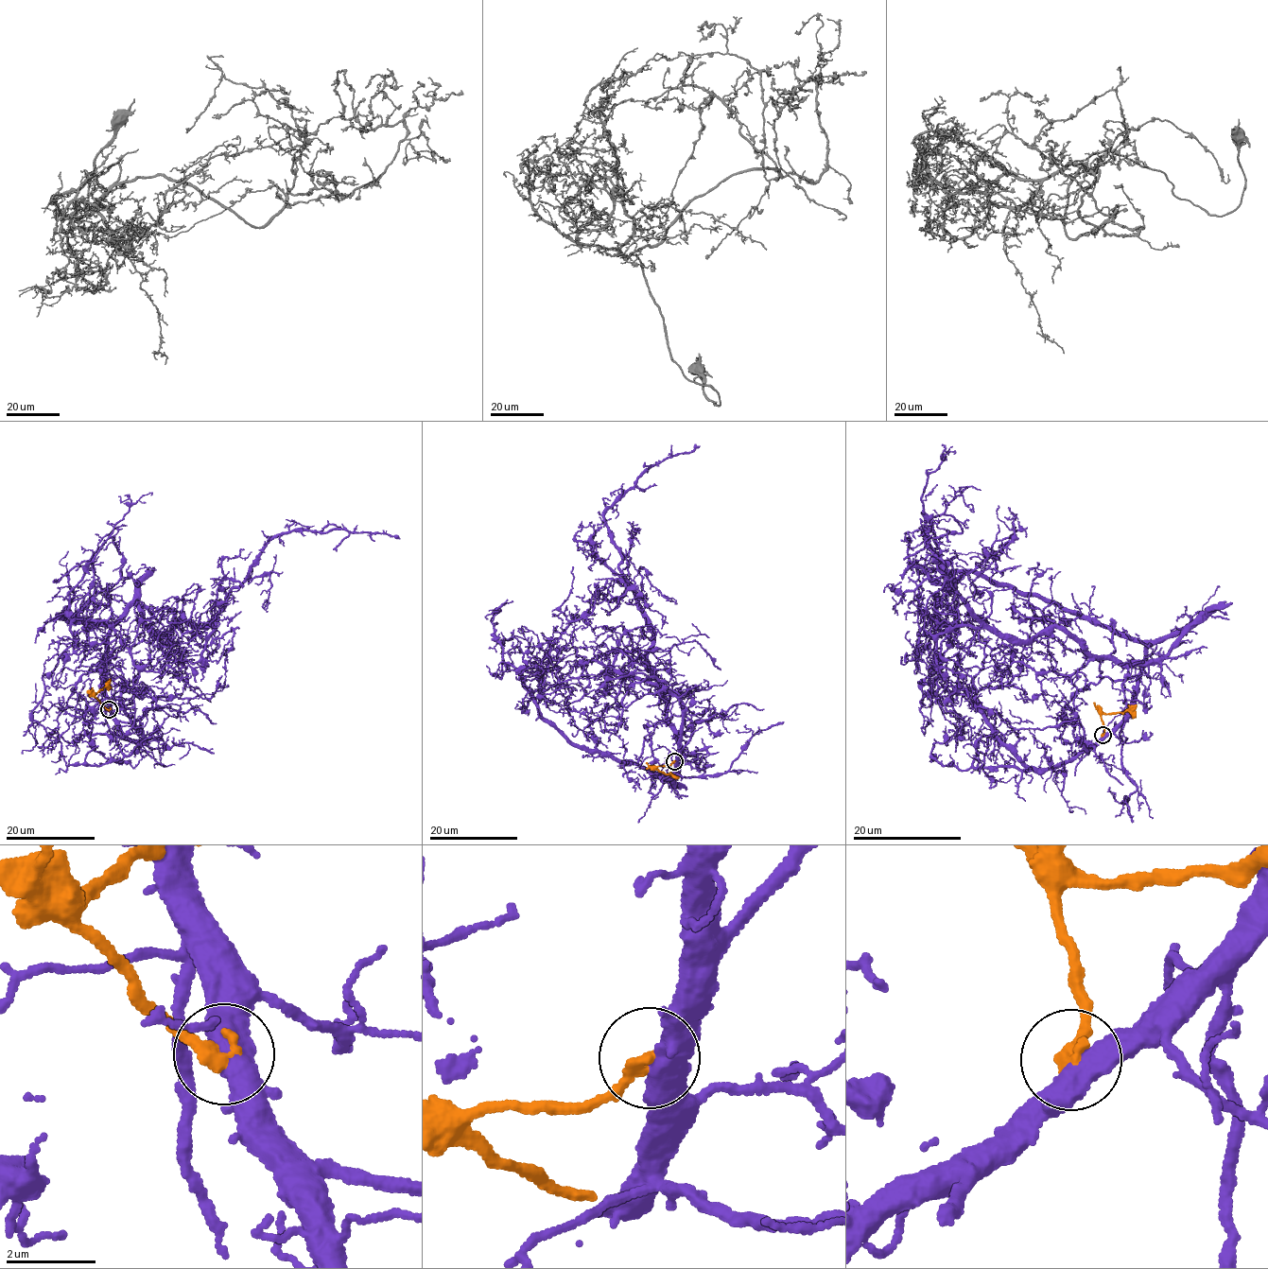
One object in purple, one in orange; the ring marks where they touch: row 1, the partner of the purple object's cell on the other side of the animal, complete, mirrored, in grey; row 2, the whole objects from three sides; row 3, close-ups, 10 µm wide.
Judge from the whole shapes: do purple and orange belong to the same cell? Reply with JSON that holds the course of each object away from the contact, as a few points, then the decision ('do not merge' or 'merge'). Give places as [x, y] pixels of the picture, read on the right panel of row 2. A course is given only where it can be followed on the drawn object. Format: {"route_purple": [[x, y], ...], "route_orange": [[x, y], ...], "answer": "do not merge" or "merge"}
{"route_purple": [[1102, 736], [1151, 645], [1181, 633], [1119, 664], [1068, 635], [1002, 639], [928, 529], [944, 570]], "route_orange": [[1102, 736], [1102, 715], [1127, 712], [1137, 705]], "answer": "do not merge"}

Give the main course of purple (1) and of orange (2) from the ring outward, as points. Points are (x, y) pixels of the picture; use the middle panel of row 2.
1: (674, 761), (651, 774), (670, 776), (681, 746), (603, 522), (638, 477), (700, 446)
2: (674, 761), (657, 768), (674, 776)

